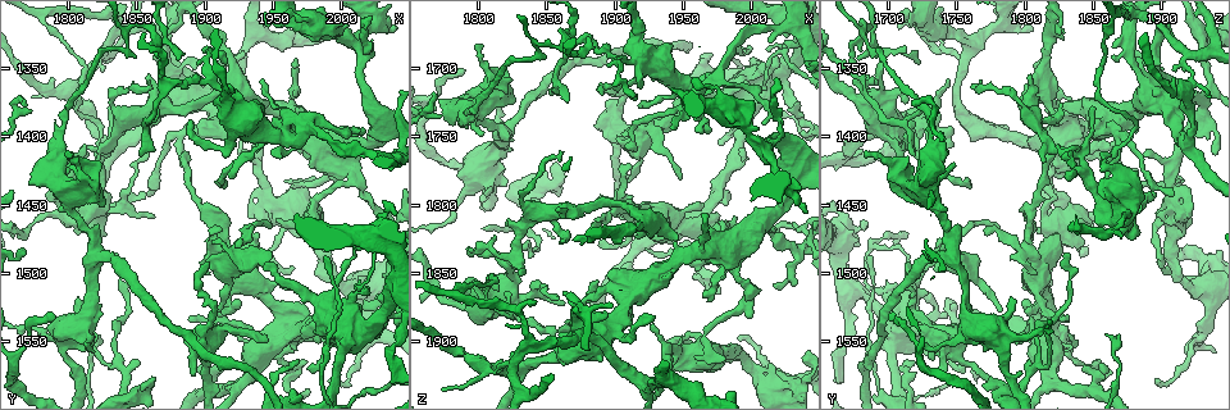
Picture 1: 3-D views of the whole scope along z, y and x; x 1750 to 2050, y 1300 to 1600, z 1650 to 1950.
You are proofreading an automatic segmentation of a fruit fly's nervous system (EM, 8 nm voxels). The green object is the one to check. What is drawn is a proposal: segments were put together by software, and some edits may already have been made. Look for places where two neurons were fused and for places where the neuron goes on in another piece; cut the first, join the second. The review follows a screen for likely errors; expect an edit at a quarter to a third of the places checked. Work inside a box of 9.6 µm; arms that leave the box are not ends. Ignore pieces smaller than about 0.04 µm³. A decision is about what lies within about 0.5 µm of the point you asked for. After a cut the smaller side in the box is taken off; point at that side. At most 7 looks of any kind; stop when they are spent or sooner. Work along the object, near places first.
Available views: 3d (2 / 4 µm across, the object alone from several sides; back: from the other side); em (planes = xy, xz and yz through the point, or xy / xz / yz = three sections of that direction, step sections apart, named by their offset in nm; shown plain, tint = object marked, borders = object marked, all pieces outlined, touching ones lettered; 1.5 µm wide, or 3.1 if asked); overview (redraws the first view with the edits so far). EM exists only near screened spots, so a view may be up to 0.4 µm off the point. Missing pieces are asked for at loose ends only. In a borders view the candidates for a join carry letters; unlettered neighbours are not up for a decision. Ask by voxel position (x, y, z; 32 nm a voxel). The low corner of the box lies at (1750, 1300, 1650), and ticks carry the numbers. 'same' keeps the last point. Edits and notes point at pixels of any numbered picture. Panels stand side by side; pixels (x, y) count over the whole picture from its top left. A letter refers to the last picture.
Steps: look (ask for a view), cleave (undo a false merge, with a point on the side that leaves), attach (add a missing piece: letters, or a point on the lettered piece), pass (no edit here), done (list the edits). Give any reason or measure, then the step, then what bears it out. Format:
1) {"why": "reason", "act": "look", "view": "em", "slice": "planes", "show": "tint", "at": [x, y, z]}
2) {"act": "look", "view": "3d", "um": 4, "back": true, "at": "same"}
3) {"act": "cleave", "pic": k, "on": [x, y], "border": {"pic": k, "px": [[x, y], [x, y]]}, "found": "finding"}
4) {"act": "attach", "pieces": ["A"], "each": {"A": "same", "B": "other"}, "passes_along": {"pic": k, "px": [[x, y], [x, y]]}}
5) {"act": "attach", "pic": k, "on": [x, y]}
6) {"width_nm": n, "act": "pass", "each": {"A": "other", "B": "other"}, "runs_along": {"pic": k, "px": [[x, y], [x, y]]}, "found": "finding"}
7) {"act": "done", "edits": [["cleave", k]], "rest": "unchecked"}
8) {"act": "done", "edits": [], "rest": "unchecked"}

{"why": "thick turns thin", "act": "look", "view": "3d", "um": 4, "at": [2012, 1432, 1818]}

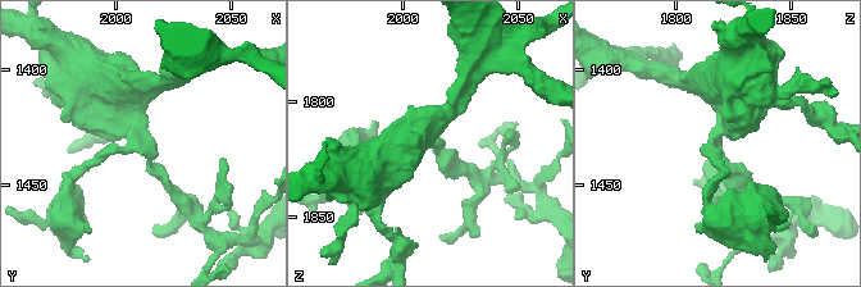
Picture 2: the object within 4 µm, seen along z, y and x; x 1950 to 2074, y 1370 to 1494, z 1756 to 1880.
{"arms": 3, "arm_widths_nm": [160, 160, 460], "act": "look", "view": "em", "slice": "yz", "step": 8, "show": "tint", "at": [2012, 1434, 1818]}

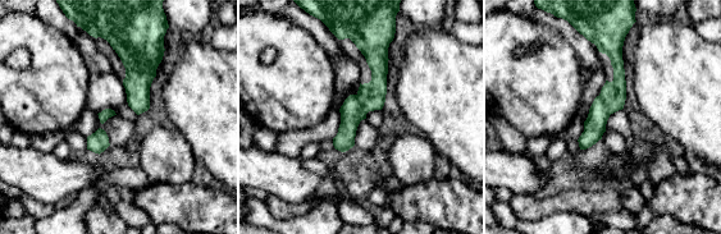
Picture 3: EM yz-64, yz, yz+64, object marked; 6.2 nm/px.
{"act": "look", "view": "em", "slice": "xy", "step": 8, "show": "borders", "at": "same"}

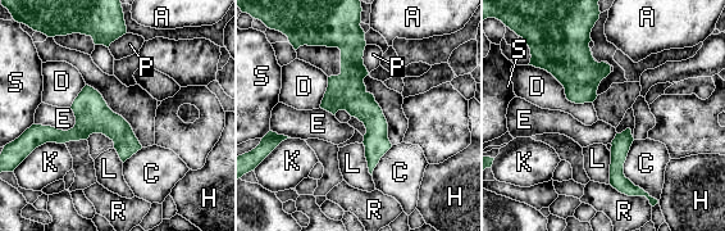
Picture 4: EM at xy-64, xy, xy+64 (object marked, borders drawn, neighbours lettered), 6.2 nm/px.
{"width_nm": 120, "longest_contact_nm": ["C", 440], "act": "pass", "each": {"A": "other", "C": "other", "D": "other", "E": "other", "H": "other", "K": "other", "L": "other", "P": "other", "R": "other", "S": "other"}, "found": "all the same neuron"}

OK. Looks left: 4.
{"act": "look", "view": "em", "slice": "xz", "step": 8, "show": "borders", "at": [1934, 1490, 1742]}

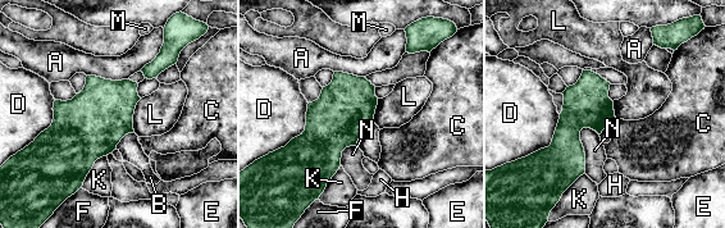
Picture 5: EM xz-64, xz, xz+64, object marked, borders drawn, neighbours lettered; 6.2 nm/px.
{"act": "pass", "each": {"A": "other", "B": "other", "C": "other", "D": "other", "E": "other", "F": "other", "H": "other", "K": "other", "L": "other", "M": "other", "N": "other"}, "border": {"pic": 5, "px": [[105, 155], [95, 162], [81, 187]]}, "found": "all the same neuron"}

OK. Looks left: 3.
{"why": "sudden change in width", "act": "look", "view": "3d", "um": 2, "at": [1798, 1392, 1732]}

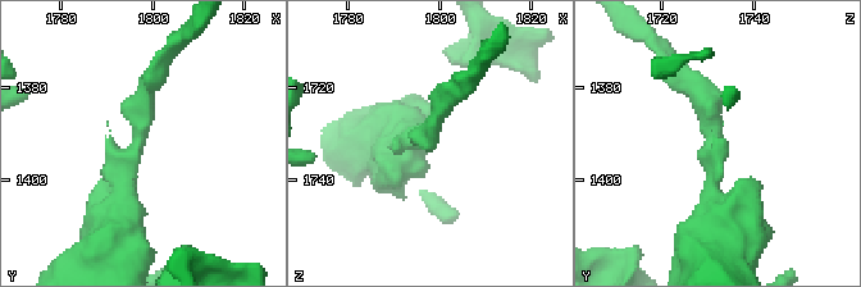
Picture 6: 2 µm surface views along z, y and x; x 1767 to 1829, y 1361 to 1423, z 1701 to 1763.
{"act": "look", "view": "em", "slice": "xz", "step": 8, "show": "tint", "at": [1798, 1392, 1732]}

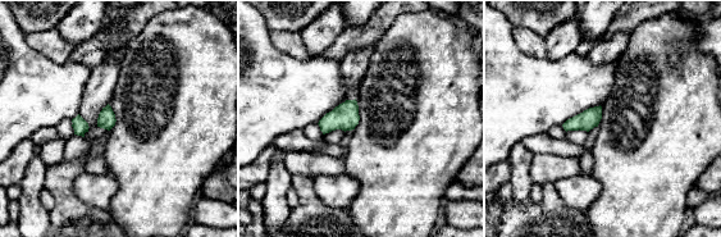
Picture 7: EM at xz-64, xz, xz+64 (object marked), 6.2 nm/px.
{"act": "look", "view": "em", "slice": "planes", "show": "borders", "at": "same"}

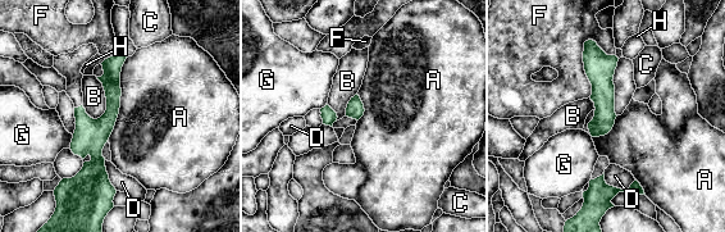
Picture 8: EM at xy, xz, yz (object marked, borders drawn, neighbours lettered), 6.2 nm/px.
{"width_nm": 110, "act": "pass", "each": {"A": "other", "B": "other", "C": "other", "D": "other", "F": "other", "G": "other", "H": "other"}, "runs_along": {"pic": 8, "px": [[121, 55], [95, 133], [112, 190]]}, "found": "continuous, no second neuron"}

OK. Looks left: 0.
{"act": "done", "edits": [], "rest": "unchecked"}

